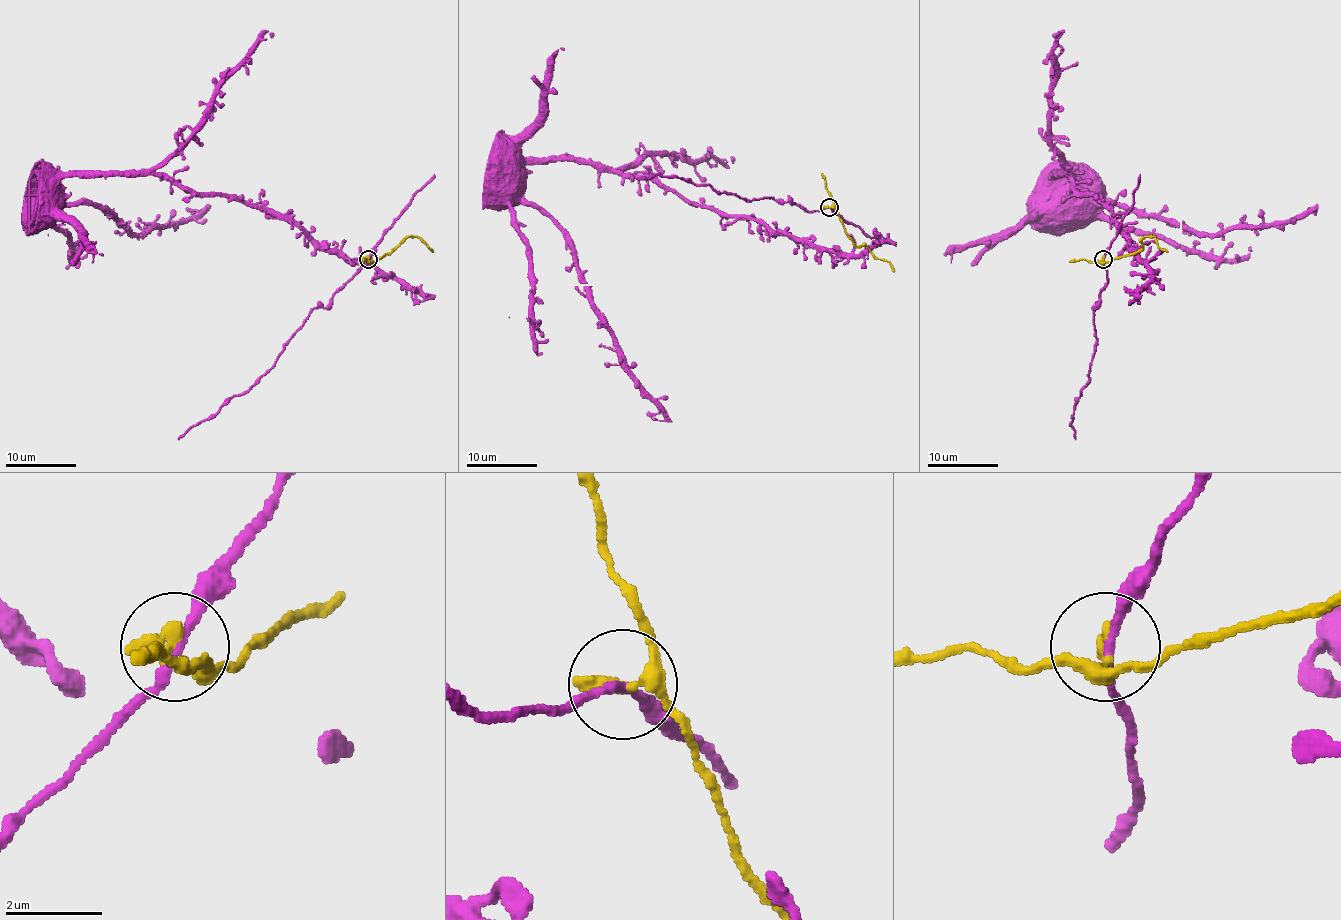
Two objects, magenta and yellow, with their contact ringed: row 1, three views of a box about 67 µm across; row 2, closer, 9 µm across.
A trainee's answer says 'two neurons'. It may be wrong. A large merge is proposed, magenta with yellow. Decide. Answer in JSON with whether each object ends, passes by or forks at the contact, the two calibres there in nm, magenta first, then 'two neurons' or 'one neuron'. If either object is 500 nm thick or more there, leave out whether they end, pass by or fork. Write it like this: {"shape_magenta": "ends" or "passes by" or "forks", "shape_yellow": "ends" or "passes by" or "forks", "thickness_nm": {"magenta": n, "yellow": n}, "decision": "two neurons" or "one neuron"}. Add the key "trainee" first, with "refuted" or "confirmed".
{"trainee": "confirmed", "shape_magenta": "passes by", "shape_yellow": "ends", "thickness_nm": {"magenta": 170, "yellow": 400}, "decision": "two neurons"}

